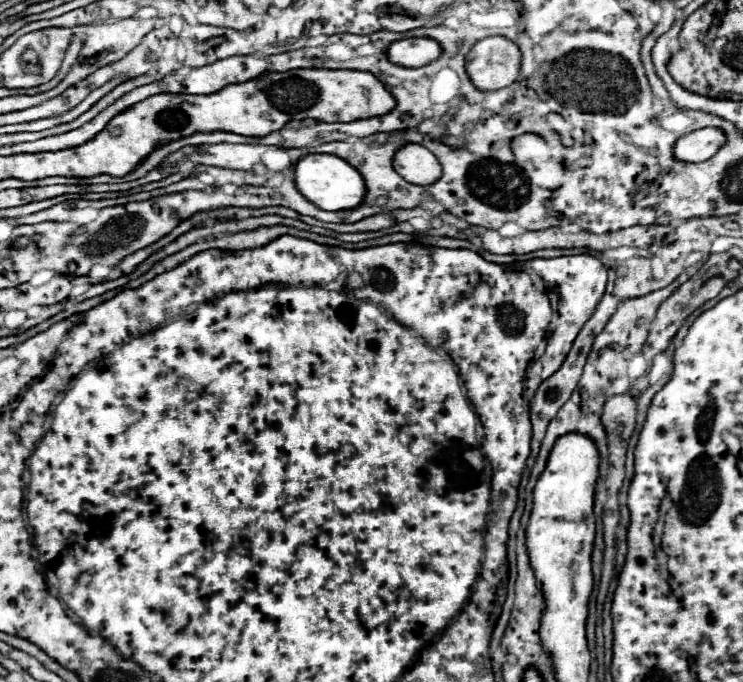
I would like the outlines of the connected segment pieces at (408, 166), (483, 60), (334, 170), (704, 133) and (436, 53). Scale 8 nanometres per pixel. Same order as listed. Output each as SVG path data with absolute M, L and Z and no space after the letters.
M406 144L394 156L396 172L412 184L430 186L442 178L442 166L438 158L420 144Z
M504 36L480 40L466 56L470 80L480 90L498 90L514 84L520 76L522 52L516 42Z
M334 154L304 156L294 166L294 174L296 174L298 190L306 196L306 200L310 200L312 204L316 204L322 210L354 210L364 202L364 198L368 194L362 174L354 166L350 166L346 160L342 160Z
M702 128L682 136L676 146L676 158L684 162L704 162L726 144L726 134L720 128Z
M408 38L390 44L388 58L406 68L426 66L442 56L442 46L434 38Z

